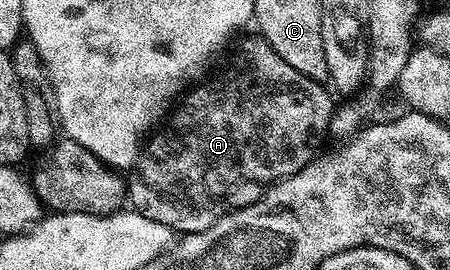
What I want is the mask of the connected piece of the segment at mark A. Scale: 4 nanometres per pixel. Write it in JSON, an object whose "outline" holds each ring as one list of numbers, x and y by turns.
{"outline":[[260,36,247,39,238,48,237,55,230,60,229,67,218,78,212,78,210,77,208,80,194,85,180,99,176,109,168,115,167,121,164,123,164,126,166,125,165,130,158,129,144,143,141,157,137,159,135,167,137,175,131,180,128,179,127,182,127,202,134,211,142,214,147,220,155,220,159,224,167,224,167,228,171,228,174,232,180,232,182,235,203,232,207,228,211,228,225,214,232,214,236,210,242,210,251,204,255,204,260,200,263,191,272,186,273,183,280,182,283,178,290,178,292,174,298,174,301,169,310,165,314,161,313,129,317,129,321,134,328,135,335,113,334,95,328,89,325,91,326,87,322,83,303,76,303,72,295,72,295,68,291,68,291,64,287,64,287,60,283,60,283,56,279,56,279,52,275,52,275,48,271,48,271,44,267,44,264,38]]}

